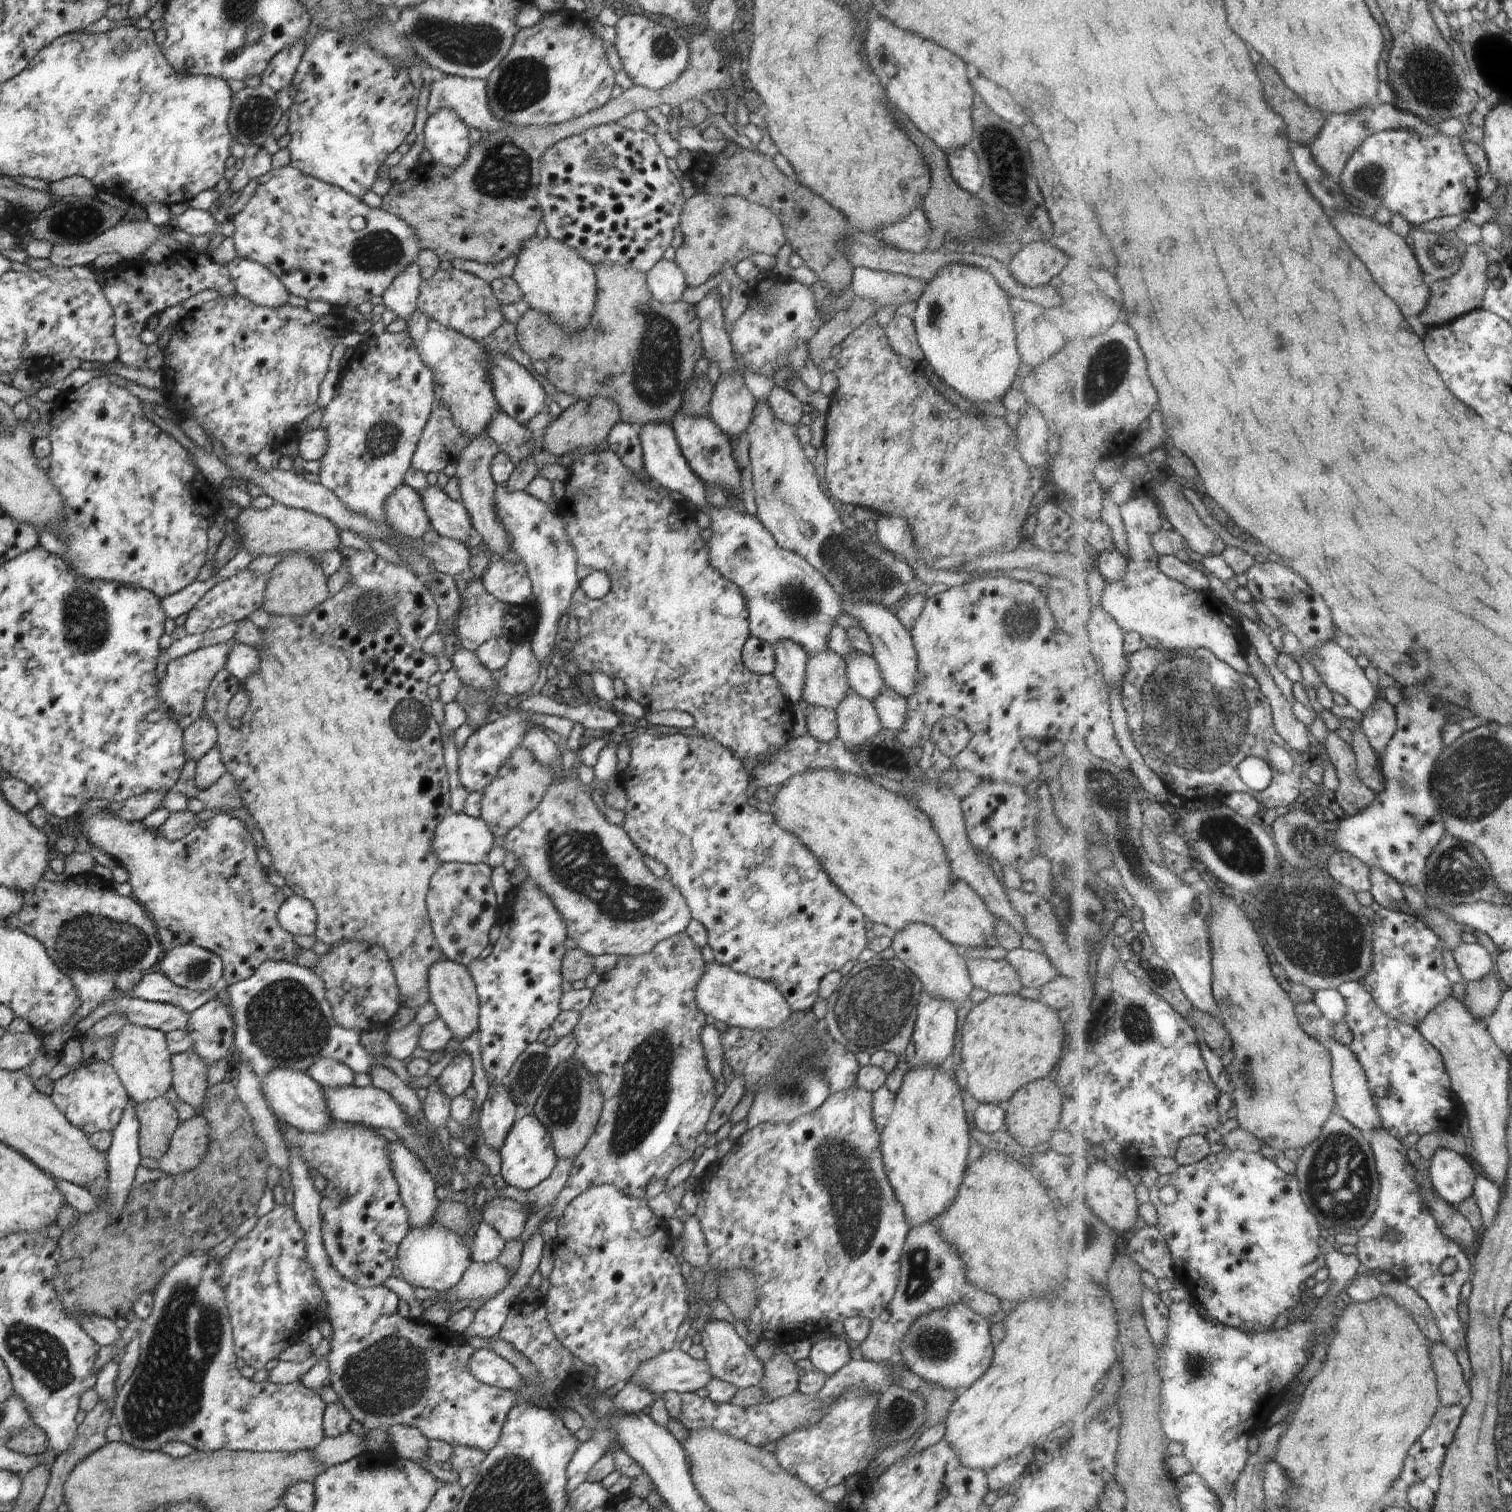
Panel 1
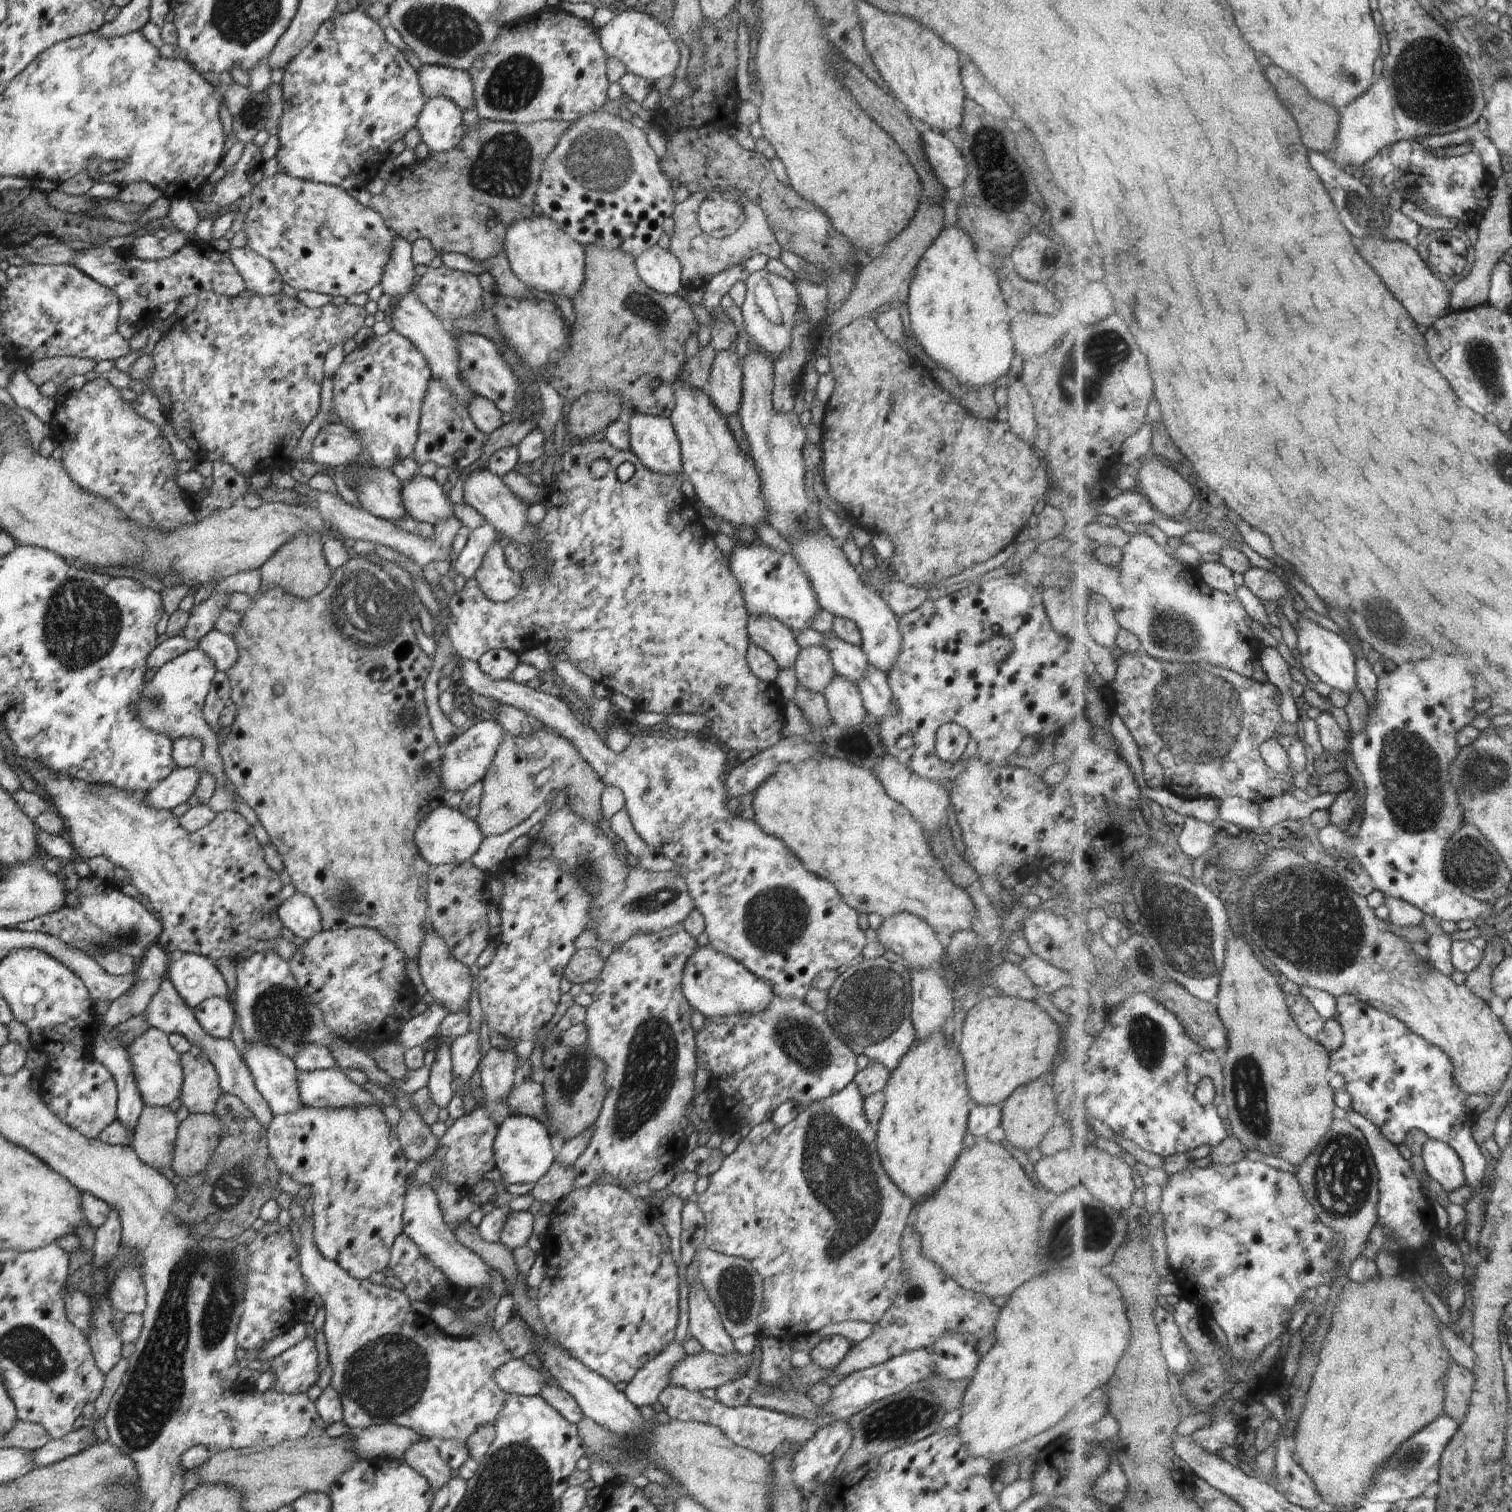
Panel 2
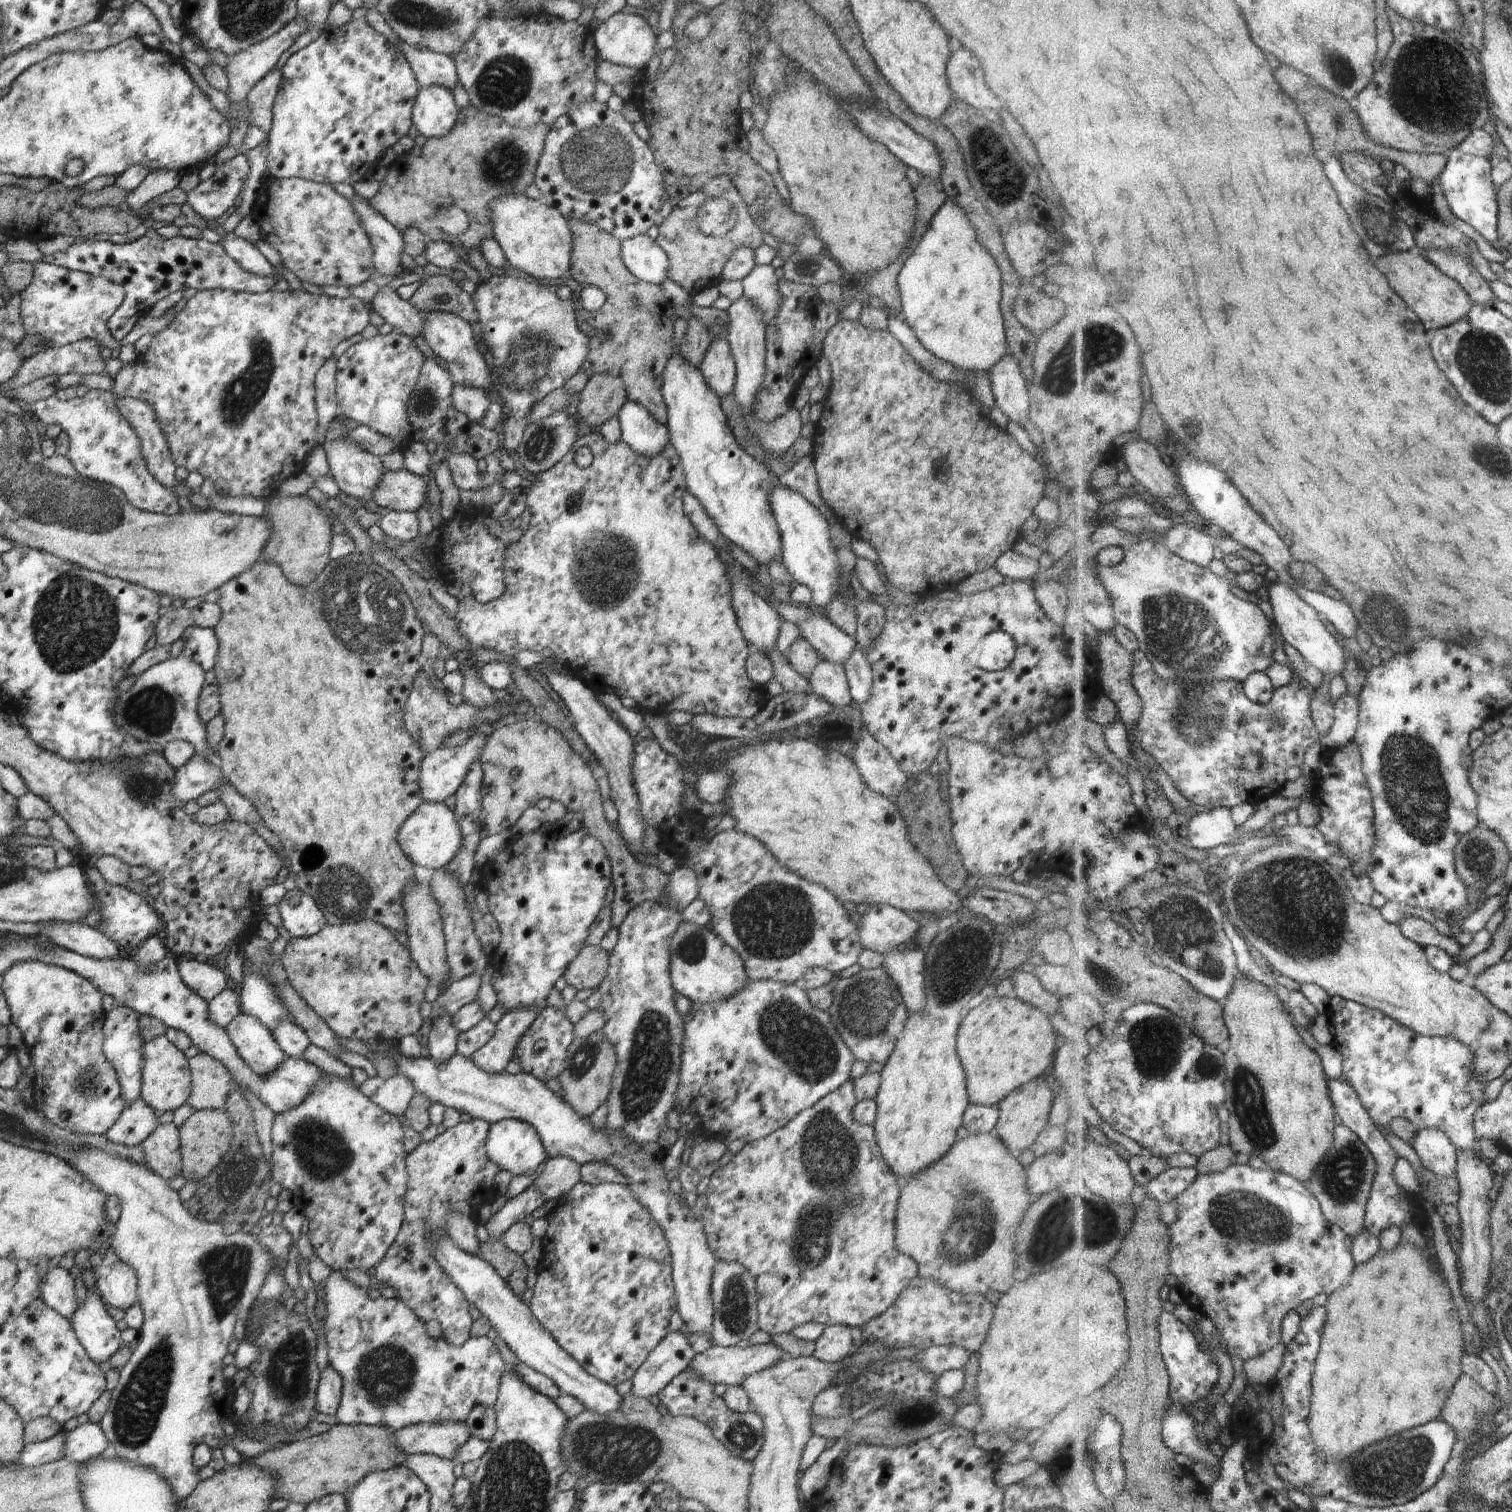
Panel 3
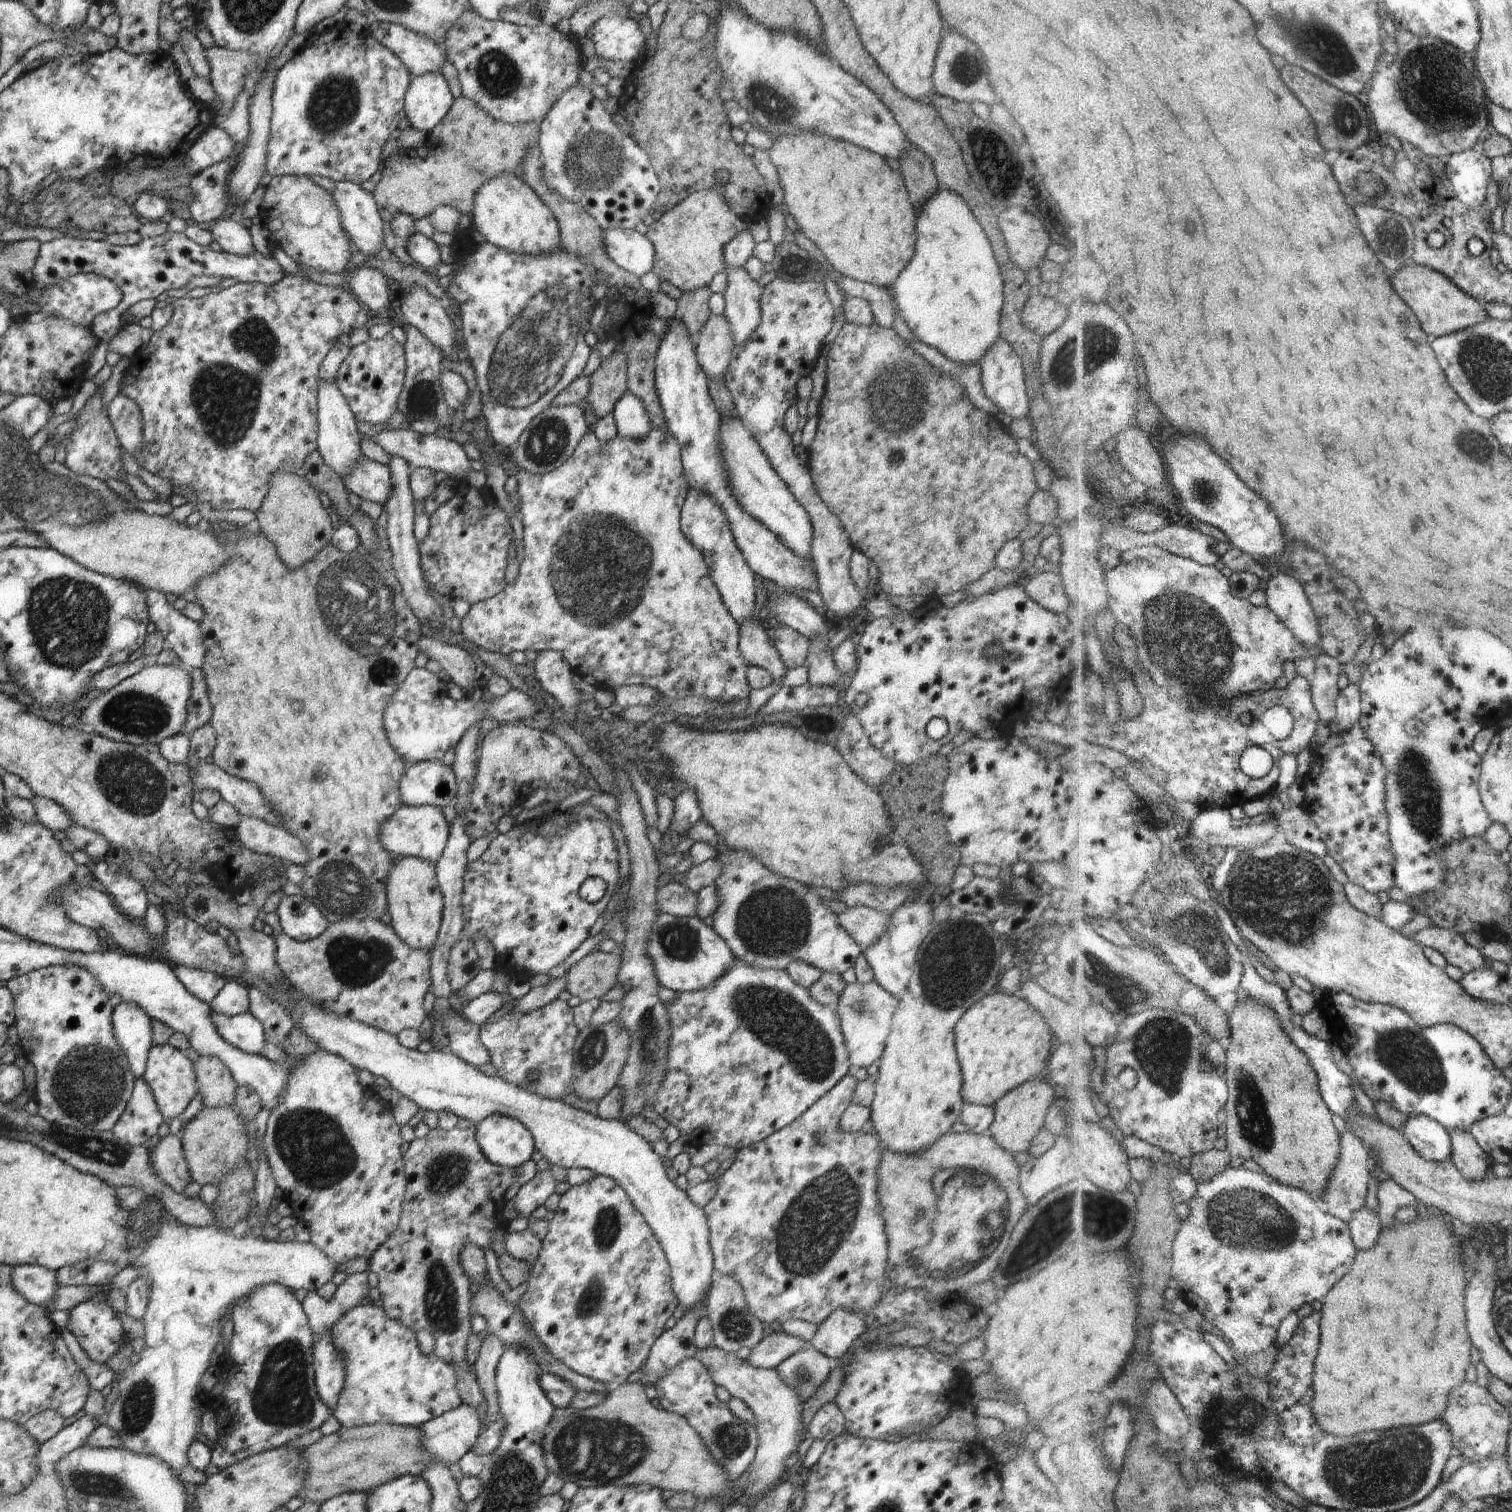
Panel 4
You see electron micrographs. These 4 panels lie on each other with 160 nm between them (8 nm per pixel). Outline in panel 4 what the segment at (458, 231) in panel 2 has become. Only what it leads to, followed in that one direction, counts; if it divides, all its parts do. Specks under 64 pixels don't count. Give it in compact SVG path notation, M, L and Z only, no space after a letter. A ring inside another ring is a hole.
M469 98L454 99L448 114L428 133L428 164L414 168L414 158L400 156L396 150L382 161L381 180L372 192L382 220L391 222L398 213L409 214L413 220L429 216L436 205L455 208L471 218L473 200L483 182L502 173L514 173L528 149L539 140L539 123L511 125L488 116Z

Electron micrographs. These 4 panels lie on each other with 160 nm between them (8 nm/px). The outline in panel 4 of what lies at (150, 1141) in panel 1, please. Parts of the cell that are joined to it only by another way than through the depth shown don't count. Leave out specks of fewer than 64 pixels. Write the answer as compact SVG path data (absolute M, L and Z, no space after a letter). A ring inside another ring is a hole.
M167 1135L160 1139L153 1152L154 1170L170 1188L183 1193L192 1182L179 1136Z

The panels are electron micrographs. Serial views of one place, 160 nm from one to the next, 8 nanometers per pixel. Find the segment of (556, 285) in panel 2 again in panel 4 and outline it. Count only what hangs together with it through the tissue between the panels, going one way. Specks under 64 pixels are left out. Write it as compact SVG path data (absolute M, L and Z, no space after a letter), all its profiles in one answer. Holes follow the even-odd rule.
M502 173L479 186L473 200L471 222L484 239L508 252L537 255L561 248L556 217L540 197L514 173Z

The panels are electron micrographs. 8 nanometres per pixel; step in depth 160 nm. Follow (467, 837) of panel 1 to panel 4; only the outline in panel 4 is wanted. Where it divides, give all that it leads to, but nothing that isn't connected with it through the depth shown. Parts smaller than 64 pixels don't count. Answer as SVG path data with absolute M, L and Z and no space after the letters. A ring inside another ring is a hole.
M400 805L391 817L385 818L379 826L379 843L383 848L396 856L415 856L423 861L436 864L445 849L449 837L448 822L444 819L441 808L433 806Z

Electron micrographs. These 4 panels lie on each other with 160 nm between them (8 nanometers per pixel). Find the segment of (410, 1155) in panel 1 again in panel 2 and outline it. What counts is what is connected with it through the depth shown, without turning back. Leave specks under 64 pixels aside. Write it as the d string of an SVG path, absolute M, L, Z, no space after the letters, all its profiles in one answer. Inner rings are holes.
M410 1180L405 1190L403 1233L412 1239L419 1251L447 1278L450 1286L460 1290L486 1288L489 1290L491 1276L489 1266L477 1254L456 1240L455 1234L446 1226L439 1207L437 1194L429 1186L418 1186Z

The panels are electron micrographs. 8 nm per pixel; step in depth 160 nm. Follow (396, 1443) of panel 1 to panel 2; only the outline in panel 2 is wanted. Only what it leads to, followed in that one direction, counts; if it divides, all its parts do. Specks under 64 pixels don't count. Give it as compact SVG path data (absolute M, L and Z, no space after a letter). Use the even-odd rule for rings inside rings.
M422 1440L413 1444L403 1458L418 1474L421 1474L436 1492L452 1477L451 1468L442 1460L436 1441Z

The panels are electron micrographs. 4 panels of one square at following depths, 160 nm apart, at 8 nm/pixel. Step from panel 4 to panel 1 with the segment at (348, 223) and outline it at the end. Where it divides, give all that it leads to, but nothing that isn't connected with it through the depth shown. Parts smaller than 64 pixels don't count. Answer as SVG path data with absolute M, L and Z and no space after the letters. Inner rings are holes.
M415 262L409 264L382 293L383 304L387 309L392 310L398 318L406 320L417 310L419 286L422 281L419 266Z

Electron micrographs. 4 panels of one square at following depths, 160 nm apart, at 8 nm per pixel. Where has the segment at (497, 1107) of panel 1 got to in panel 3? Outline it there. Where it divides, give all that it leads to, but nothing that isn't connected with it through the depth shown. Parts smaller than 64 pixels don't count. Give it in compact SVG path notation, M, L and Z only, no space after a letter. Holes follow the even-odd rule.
M536 1007L506 1011L496 1023L494 1036L472 1054L472 1062L490 1074L500 1074L504 1071L513 1058L514 1047L539 1011Z

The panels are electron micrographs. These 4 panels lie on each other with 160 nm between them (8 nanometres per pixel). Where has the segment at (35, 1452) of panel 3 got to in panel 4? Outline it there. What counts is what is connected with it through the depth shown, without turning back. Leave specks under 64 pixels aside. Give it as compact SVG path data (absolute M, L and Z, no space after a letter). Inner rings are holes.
M87 1414L76 1419L73 1424L64 1427L54 1438L39 1445L36 1454L39 1463L49 1462L55 1465L69 1452L84 1445L100 1423L92 1415Z

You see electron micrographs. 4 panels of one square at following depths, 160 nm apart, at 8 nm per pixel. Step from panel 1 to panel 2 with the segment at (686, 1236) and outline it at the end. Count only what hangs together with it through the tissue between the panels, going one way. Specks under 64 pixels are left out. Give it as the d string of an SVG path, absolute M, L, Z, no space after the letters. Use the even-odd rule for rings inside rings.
M702 1246L686 1269L688 1280L700 1281L720 1313L726 1334L736 1340L748 1334L758 1336L757 1318L763 1301L763 1278L749 1260L717 1253Z

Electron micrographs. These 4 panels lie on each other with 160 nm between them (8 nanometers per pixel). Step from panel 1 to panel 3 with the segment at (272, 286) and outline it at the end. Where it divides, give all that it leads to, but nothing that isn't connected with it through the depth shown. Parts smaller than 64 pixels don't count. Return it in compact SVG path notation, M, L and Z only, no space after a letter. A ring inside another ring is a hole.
M229 232L222 239L222 248L228 256L235 260L244 270L261 277L274 275L275 268L256 247L255 243Z

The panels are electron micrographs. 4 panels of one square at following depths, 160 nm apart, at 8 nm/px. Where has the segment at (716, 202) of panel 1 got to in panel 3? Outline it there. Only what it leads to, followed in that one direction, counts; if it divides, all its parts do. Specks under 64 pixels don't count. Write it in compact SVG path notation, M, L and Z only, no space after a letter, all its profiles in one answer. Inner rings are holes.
M718 175L718 199L720 196L728 198L736 209L736 222L734 226L721 237L711 237L702 234L698 228L695 218L697 215L697 208L703 203L708 196L702 189L689 194L683 198L673 207L671 214L662 219L660 226L658 226L658 237L655 241L658 246L664 250L669 260L669 267L667 268L667 278L679 284L691 296L695 292L700 292L704 288L717 286L722 281L722 271L726 262L730 258L733 250L740 247L748 247L754 250L758 245L761 245L762 232L760 227L754 222L751 217L751 208L745 205L744 199L736 188L730 184L728 176Z

